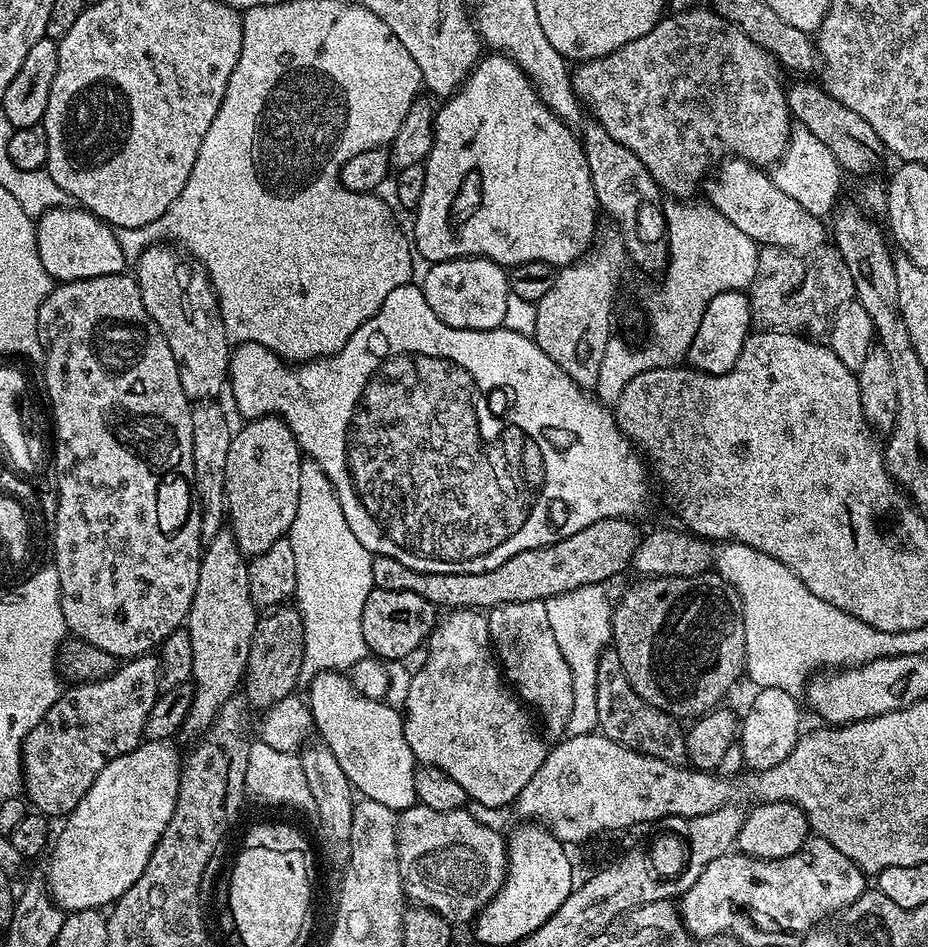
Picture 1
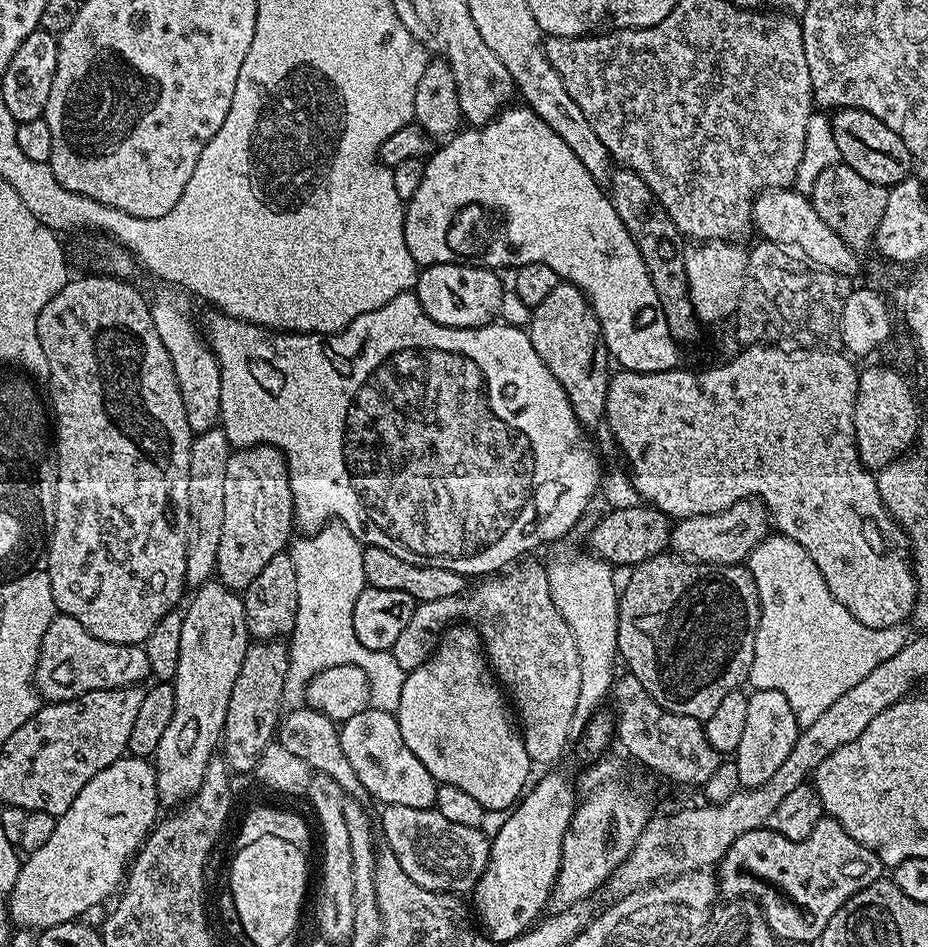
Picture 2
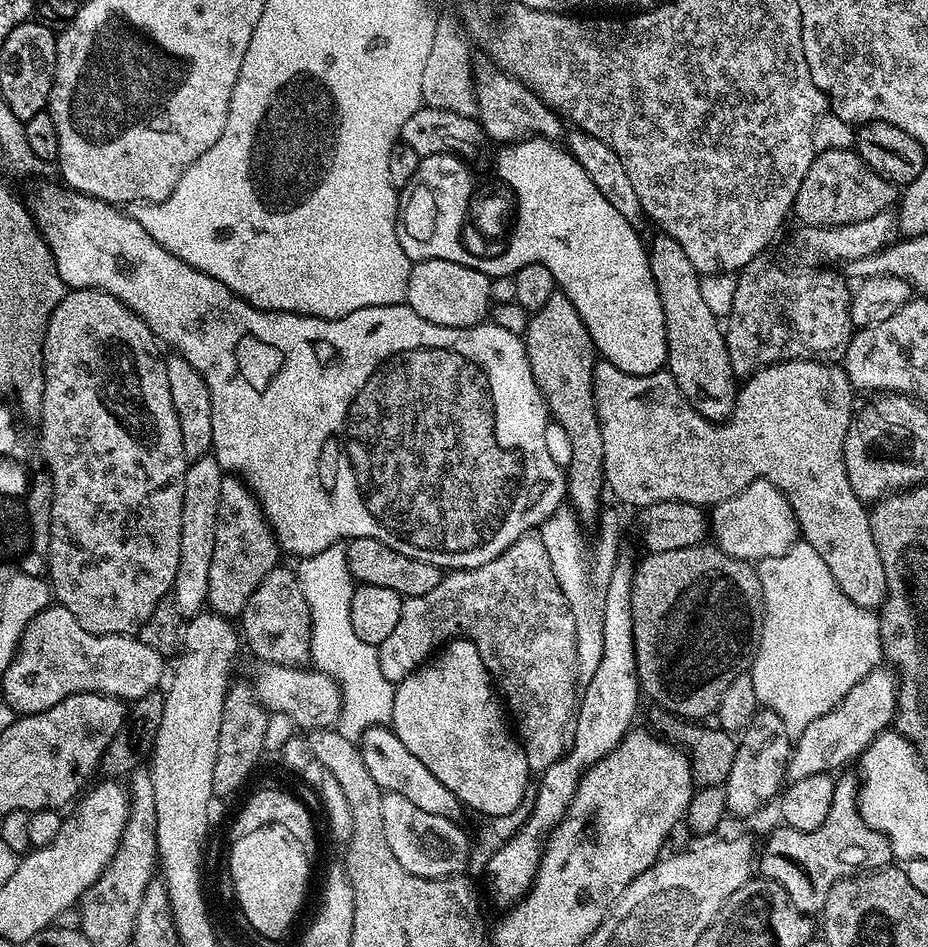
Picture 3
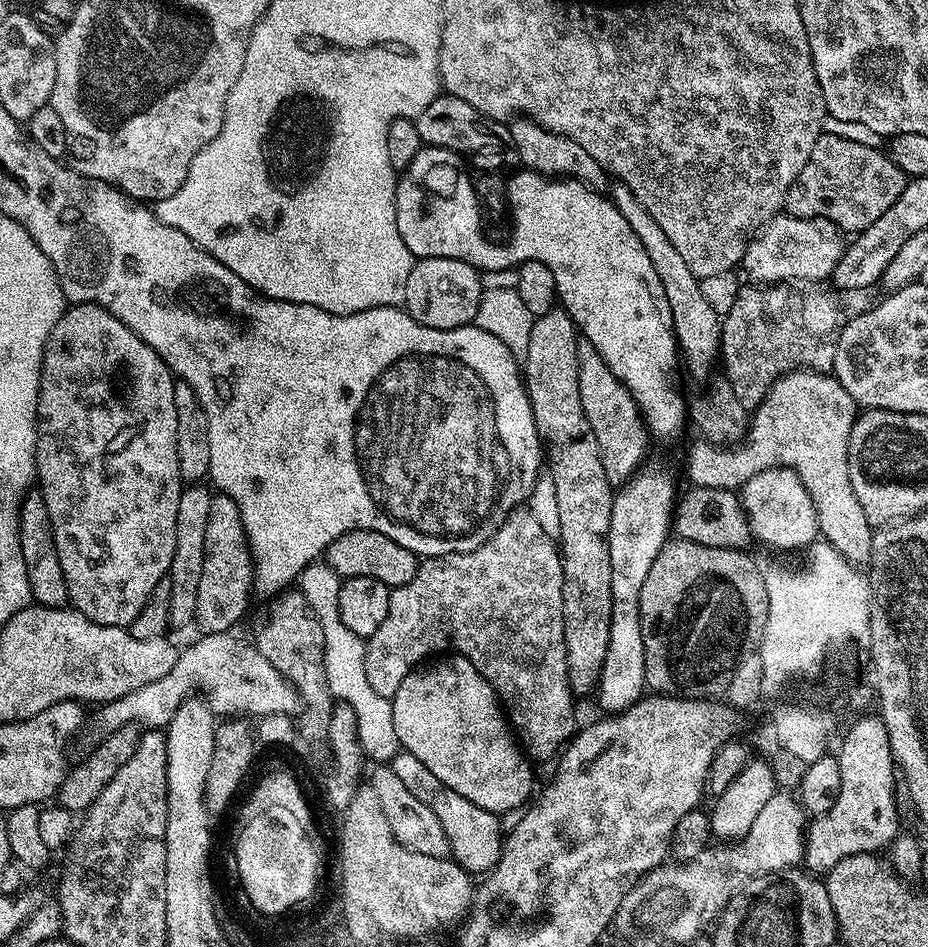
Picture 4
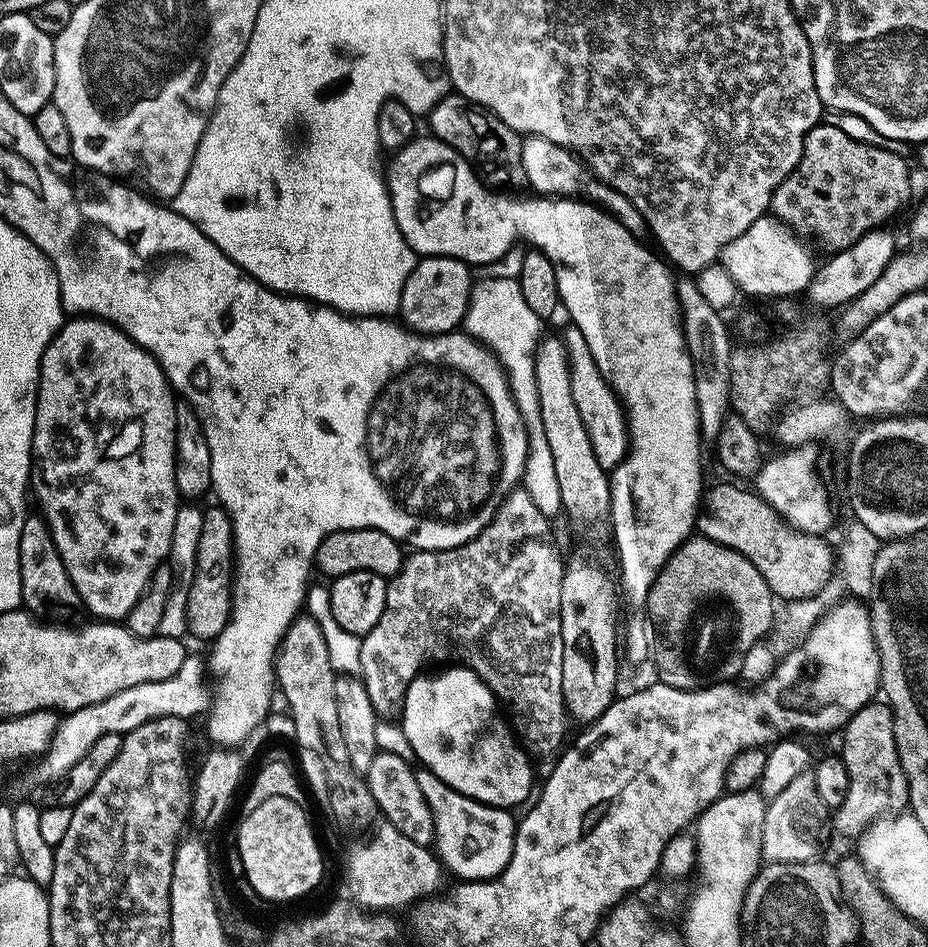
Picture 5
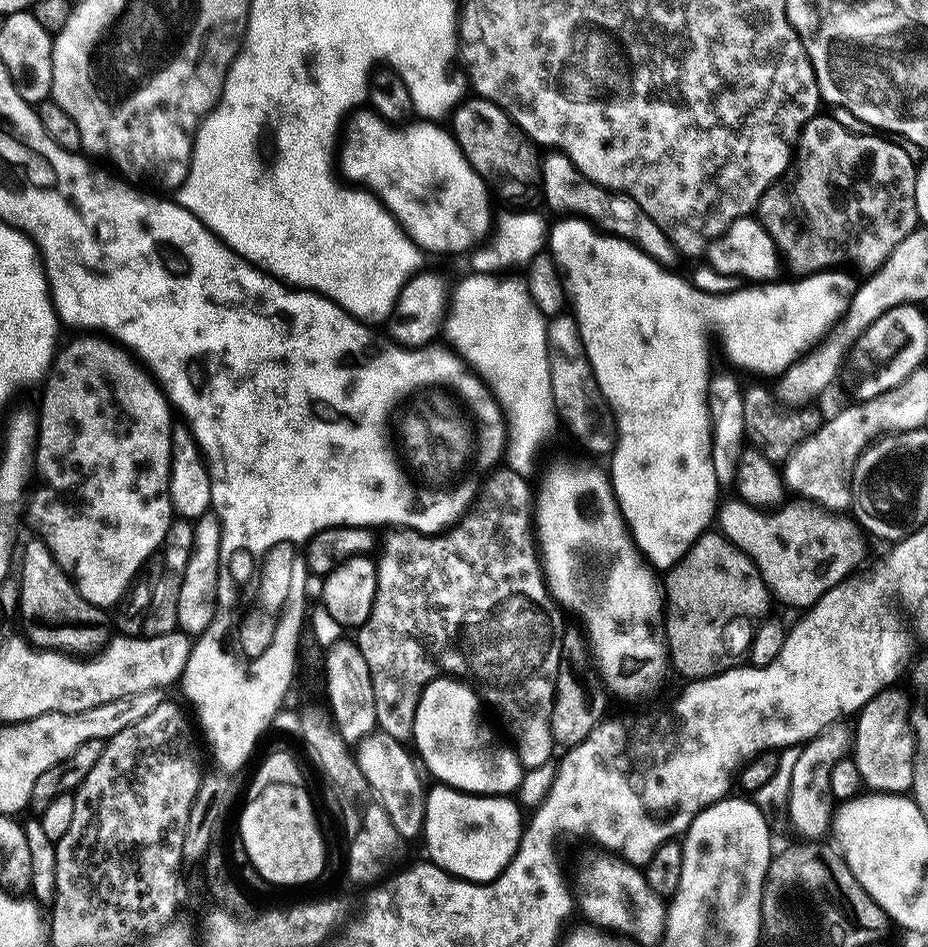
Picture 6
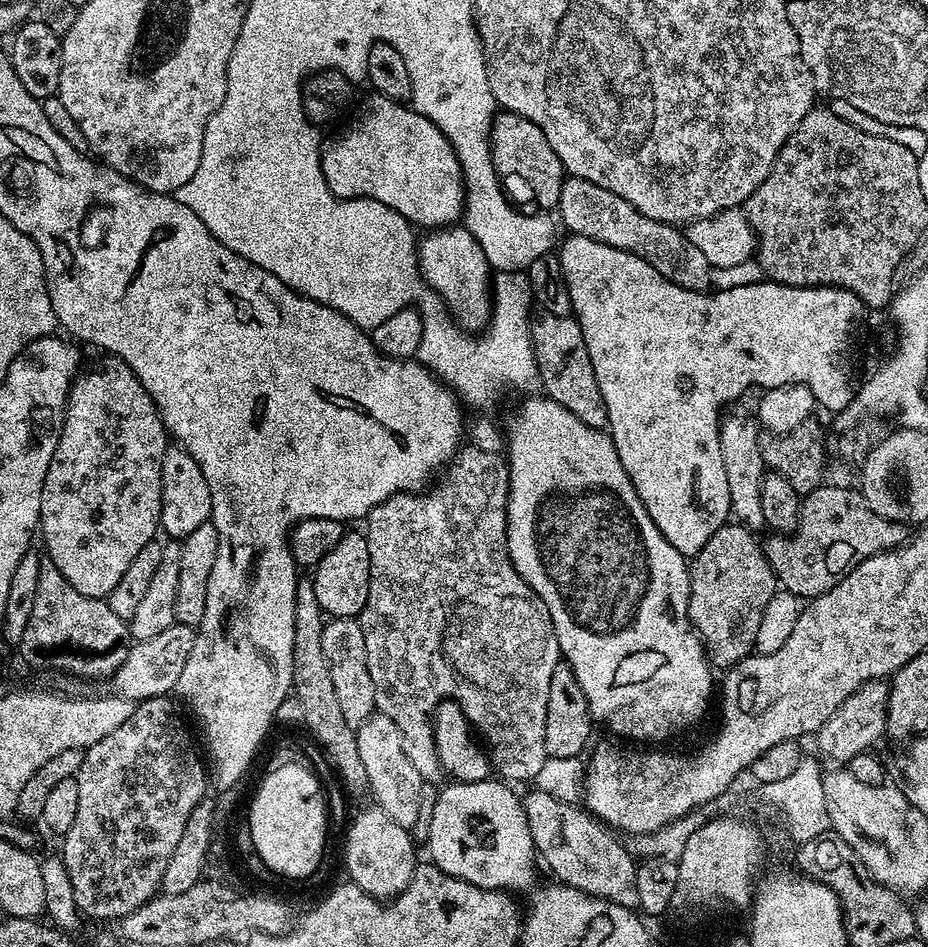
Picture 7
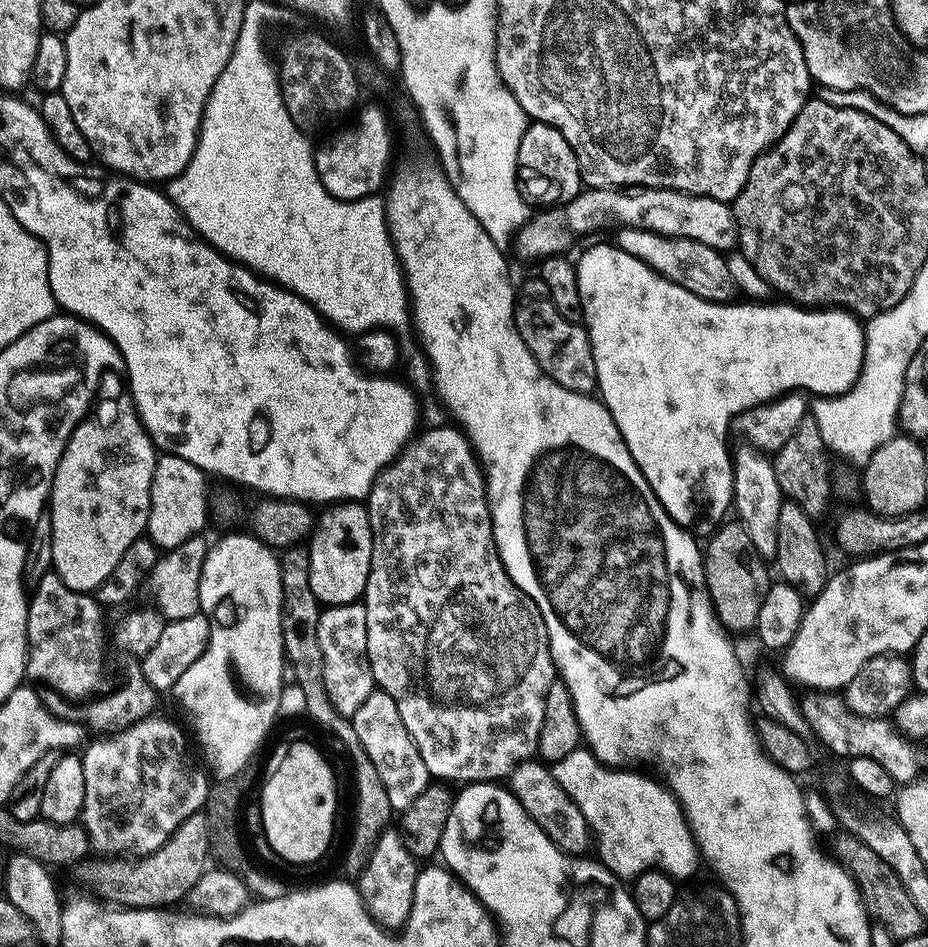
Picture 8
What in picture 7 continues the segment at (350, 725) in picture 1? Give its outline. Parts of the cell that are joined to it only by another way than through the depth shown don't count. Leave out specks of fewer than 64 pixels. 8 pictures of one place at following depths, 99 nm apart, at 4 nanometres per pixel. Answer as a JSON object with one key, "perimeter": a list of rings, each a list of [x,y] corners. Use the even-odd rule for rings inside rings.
{"perimeter":[[[496,778],[452,782],[449,788],[441,787],[440,797],[430,804],[431,863],[479,888],[507,890],[512,894],[530,891],[536,884],[538,853],[521,797],[507,787],[511,788]]]}

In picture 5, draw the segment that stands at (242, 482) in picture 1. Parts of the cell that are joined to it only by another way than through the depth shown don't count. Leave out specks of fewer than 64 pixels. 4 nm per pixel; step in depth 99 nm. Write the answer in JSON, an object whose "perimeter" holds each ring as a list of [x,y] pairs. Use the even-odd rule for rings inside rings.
{"perimeter":[[[219,506],[205,507],[202,518],[202,538],[198,538],[198,558],[194,566],[192,583],[188,585],[186,622],[188,631],[200,640],[211,642],[226,626],[232,609],[232,574],[234,549],[232,546],[232,520]]]}

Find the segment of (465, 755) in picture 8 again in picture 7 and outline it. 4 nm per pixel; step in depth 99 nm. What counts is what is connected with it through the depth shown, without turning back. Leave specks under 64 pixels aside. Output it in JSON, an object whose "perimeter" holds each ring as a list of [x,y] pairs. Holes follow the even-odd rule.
{"perimeter":[[[473,446],[461,447],[456,455],[448,461],[442,475],[431,487],[419,492],[407,490],[396,492],[369,510],[366,523],[368,523],[366,535],[370,546],[370,590],[366,598],[366,606],[358,617],[362,626],[362,638],[366,638],[366,666],[370,670],[370,682],[374,682],[376,711],[386,714],[386,718],[390,718],[390,722],[394,722],[394,726],[398,726],[398,730],[402,734],[402,746],[406,758],[410,758],[414,770],[418,770],[418,774],[429,785],[436,783],[439,785],[441,783],[439,780],[445,779],[445,770],[440,765],[440,759],[436,753],[434,713],[438,705],[443,704],[446,700],[453,700],[464,711],[464,716],[473,733],[486,745],[487,751],[490,753],[491,767],[497,777],[508,782],[513,782],[512,780],[535,781],[538,770],[542,770],[542,766],[548,761],[546,702],[550,699],[550,678],[554,675],[554,666],[562,663],[562,657],[554,630],[554,622],[550,618],[550,610],[546,610],[546,602],[542,602],[542,598],[538,598],[538,594],[534,594],[532,587],[518,574],[508,553],[507,459],[499,452],[482,450]]]}

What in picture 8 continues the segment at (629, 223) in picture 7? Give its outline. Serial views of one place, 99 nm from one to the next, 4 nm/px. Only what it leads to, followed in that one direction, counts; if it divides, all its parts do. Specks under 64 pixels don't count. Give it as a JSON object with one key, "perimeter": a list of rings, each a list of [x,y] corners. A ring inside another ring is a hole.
{"perimeter":[[[617,227],[614,243],[617,248],[626,254],[638,258],[649,264],[654,271],[662,274],[670,282],[690,290],[703,300],[728,302],[737,295],[734,281],[730,278],[730,270],[725,253],[714,250],[710,246],[702,246],[702,242],[694,242],[690,238],[678,238],[677,236],[663,236],[650,230],[641,228]]]}

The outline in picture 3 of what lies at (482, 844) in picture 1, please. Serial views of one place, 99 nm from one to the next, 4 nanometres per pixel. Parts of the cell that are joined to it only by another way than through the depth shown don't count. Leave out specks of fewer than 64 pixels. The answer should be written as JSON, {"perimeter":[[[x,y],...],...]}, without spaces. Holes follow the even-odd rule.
{"perimeter":[[[384,792],[382,795],[382,830],[386,830],[386,842],[389,843],[390,850],[394,850],[394,858],[398,858],[398,862],[402,862],[406,870],[427,880],[459,876],[465,871],[464,867],[468,864],[468,836],[459,828],[460,826],[457,821],[450,818],[421,810],[418,806],[414,806],[414,802],[402,798],[402,794]]]}

